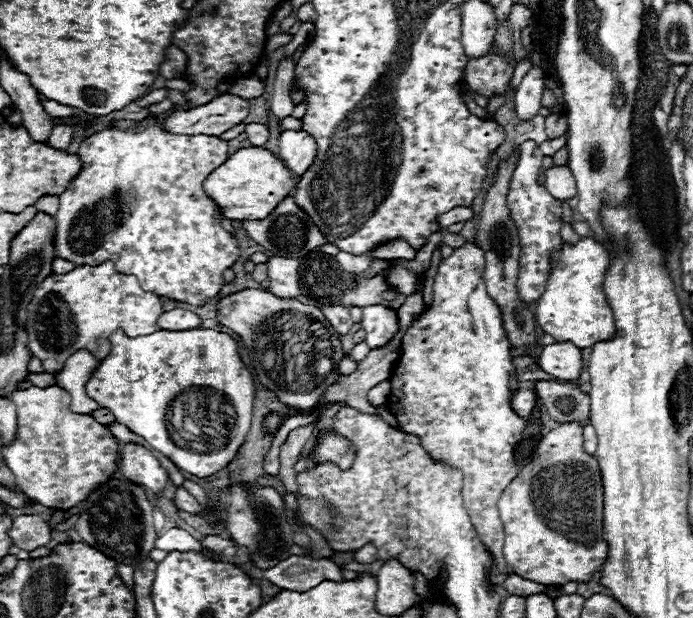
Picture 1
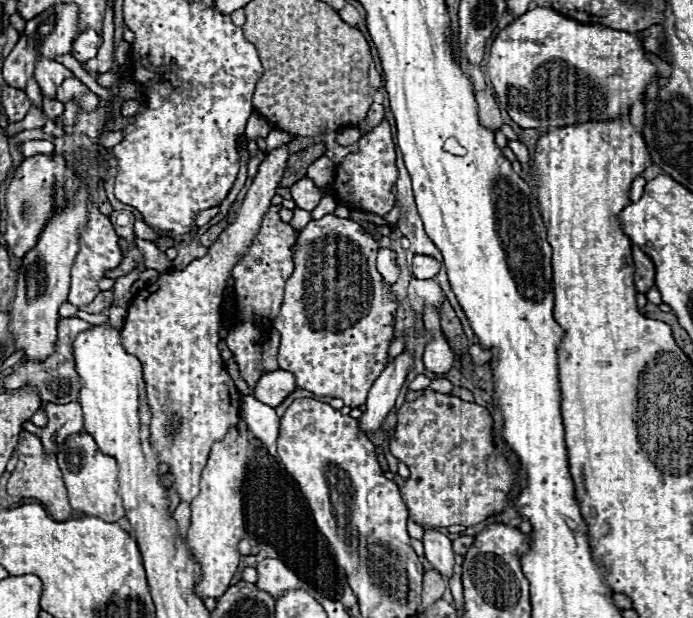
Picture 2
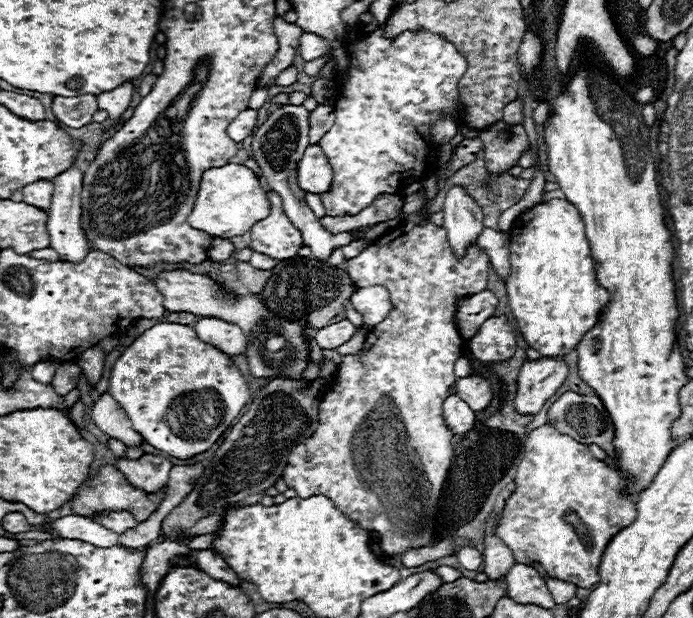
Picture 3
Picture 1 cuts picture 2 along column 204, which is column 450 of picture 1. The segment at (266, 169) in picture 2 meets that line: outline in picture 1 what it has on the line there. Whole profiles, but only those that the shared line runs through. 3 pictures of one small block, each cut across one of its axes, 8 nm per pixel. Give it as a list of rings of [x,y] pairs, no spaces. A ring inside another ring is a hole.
[[[466,240],[460,248],[454,248],[454,252],[446,260],[442,260],[432,286],[434,290],[432,308],[418,322],[414,322],[402,338],[402,356],[392,374],[392,390],[386,400],[386,406],[396,416],[400,428],[404,432],[420,436],[422,446],[436,460],[444,460],[452,468],[462,470],[464,508],[468,510],[480,540],[496,558],[500,572],[508,576],[514,572],[508,570],[502,558],[504,528],[500,522],[496,502],[502,496],[504,488],[520,472],[514,462],[514,446],[522,438],[526,420],[510,408],[510,396],[514,390],[518,390],[520,382],[514,378],[516,372],[512,366],[510,340],[502,326],[500,308],[486,292],[482,274],[484,274],[484,252],[474,242]]]

